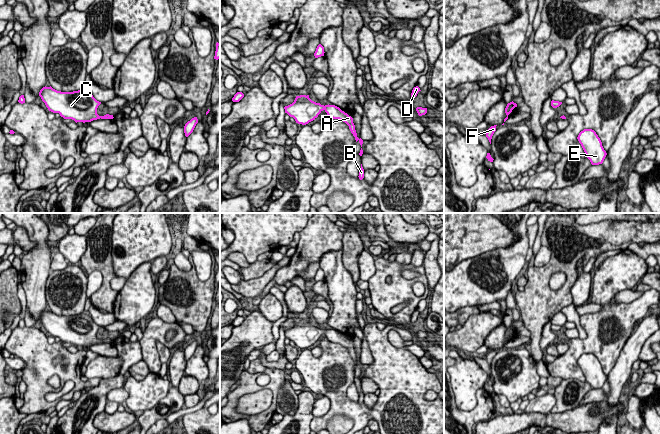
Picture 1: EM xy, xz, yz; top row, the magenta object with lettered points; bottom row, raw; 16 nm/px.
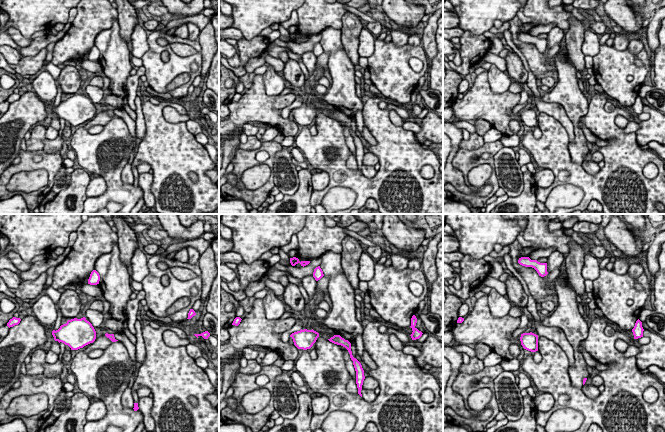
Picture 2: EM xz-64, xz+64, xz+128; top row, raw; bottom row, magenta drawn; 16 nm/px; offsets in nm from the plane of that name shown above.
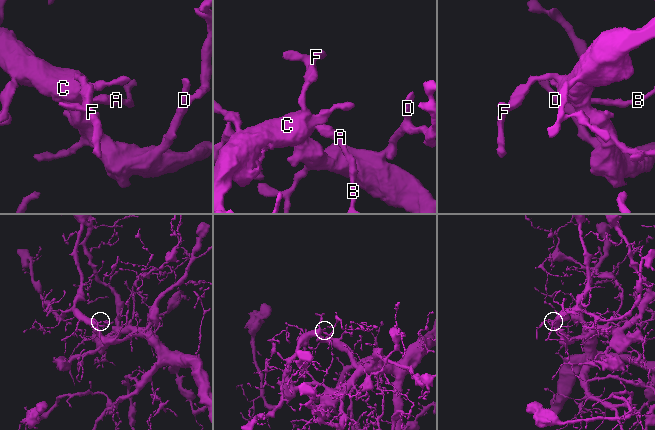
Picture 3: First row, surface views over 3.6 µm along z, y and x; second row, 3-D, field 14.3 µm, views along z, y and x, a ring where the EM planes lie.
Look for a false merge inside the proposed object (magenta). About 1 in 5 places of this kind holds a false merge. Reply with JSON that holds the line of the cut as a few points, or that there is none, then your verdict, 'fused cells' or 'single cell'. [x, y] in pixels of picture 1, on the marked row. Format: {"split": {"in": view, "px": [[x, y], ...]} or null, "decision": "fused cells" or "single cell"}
{"split": null, "decision": "single cell"}

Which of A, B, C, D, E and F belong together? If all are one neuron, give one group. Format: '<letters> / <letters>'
A B C D E F

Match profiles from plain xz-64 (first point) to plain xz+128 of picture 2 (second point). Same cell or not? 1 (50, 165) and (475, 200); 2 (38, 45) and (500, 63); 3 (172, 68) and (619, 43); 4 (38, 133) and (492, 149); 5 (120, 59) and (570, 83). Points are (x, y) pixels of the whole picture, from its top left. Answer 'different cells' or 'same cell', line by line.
1: same cell
2: different cells
3: different cells
4: different cells
5: same cell

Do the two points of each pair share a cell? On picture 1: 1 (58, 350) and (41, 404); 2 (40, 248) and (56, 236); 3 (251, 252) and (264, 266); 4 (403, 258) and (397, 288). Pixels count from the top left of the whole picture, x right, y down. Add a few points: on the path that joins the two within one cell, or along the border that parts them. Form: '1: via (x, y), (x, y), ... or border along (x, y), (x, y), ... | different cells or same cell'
1: via (44, 361), (39, 366), (39, 390) | same cell
2: border along (44, 223), (48, 229), (48, 239) | different cells
3: border along (256, 259), (250, 264) | different cells
4: border along (395, 260), (400, 263), (409, 264) | different cells

